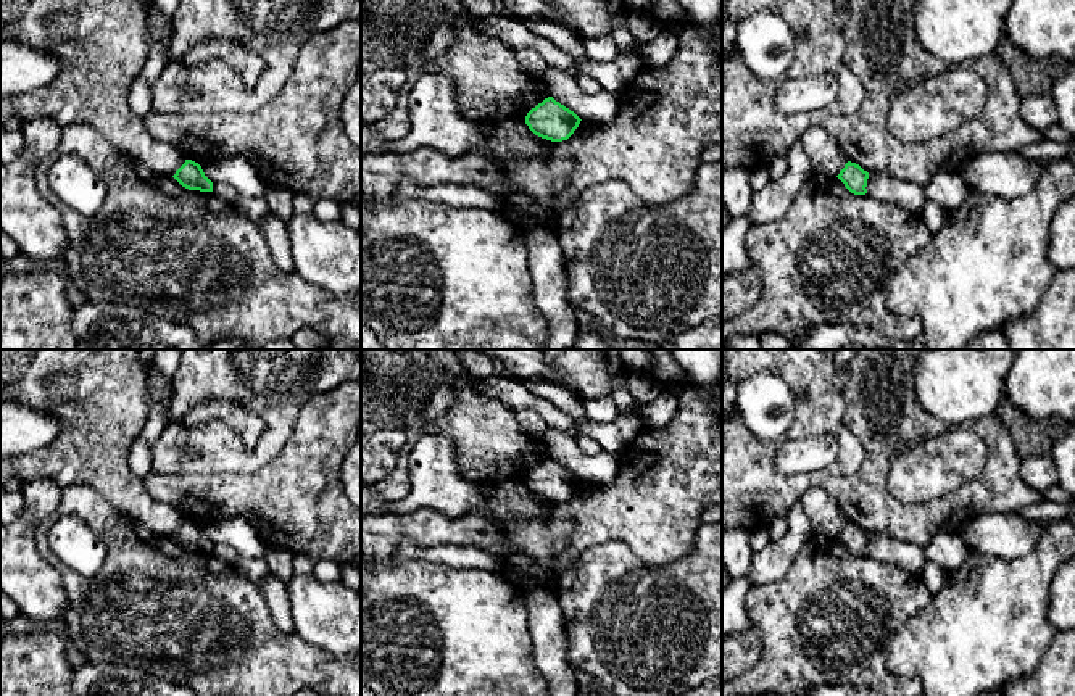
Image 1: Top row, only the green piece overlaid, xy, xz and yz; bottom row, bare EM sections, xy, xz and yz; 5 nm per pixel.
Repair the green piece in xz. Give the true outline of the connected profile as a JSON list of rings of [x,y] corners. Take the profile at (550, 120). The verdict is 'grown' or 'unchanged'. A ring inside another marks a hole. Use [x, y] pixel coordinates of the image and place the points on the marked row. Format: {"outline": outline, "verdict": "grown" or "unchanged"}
{"outline": [[[553,97],[545,98],[525,116],[529,129],[546,140],[567,140],[580,124],[580,118],[556,102]]], "verdict": "unchanged"}

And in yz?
{"outline": [[[848,161],[845,168],[836,176],[845,187],[854,195],[867,193],[867,179],[869,172],[864,171],[859,164]]], "verdict": "unchanged"}

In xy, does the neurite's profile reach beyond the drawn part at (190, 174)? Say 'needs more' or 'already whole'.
already whole

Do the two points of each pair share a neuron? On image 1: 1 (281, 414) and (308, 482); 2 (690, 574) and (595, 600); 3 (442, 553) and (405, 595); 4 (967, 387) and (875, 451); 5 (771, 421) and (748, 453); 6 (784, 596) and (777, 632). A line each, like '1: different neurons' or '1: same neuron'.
1: different neurons
2: same neuron
3: different neurons
4: different neurons
5: different neurons
6: same neuron

